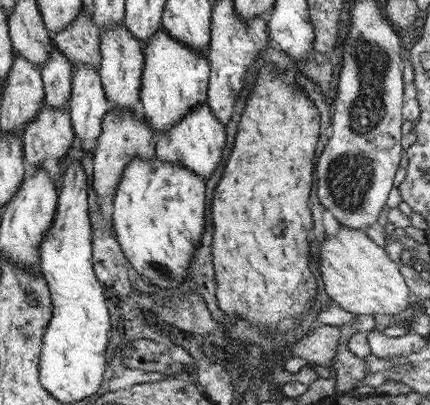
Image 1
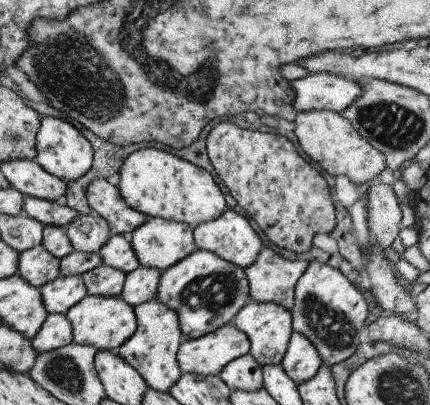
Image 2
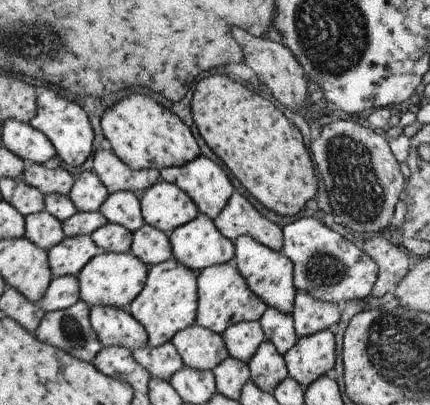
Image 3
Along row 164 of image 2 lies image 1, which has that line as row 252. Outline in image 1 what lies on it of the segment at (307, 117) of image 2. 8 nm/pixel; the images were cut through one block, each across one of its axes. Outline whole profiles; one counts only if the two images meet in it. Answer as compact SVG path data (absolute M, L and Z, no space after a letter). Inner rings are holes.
M339 228L339 234L337 236L329 236L325 234L325 240L321 242L321 254L317 256L317 274L321 276L321 286L327 294L327 298L331 298L333 302L339 304L341 310L347 310L355 316L359 314L403 314L409 304L411 304L411 290L407 288L407 282L401 274L401 268L395 260L389 258L389 254L375 246L367 236L365 236L365 230L357 230L357 228Z

